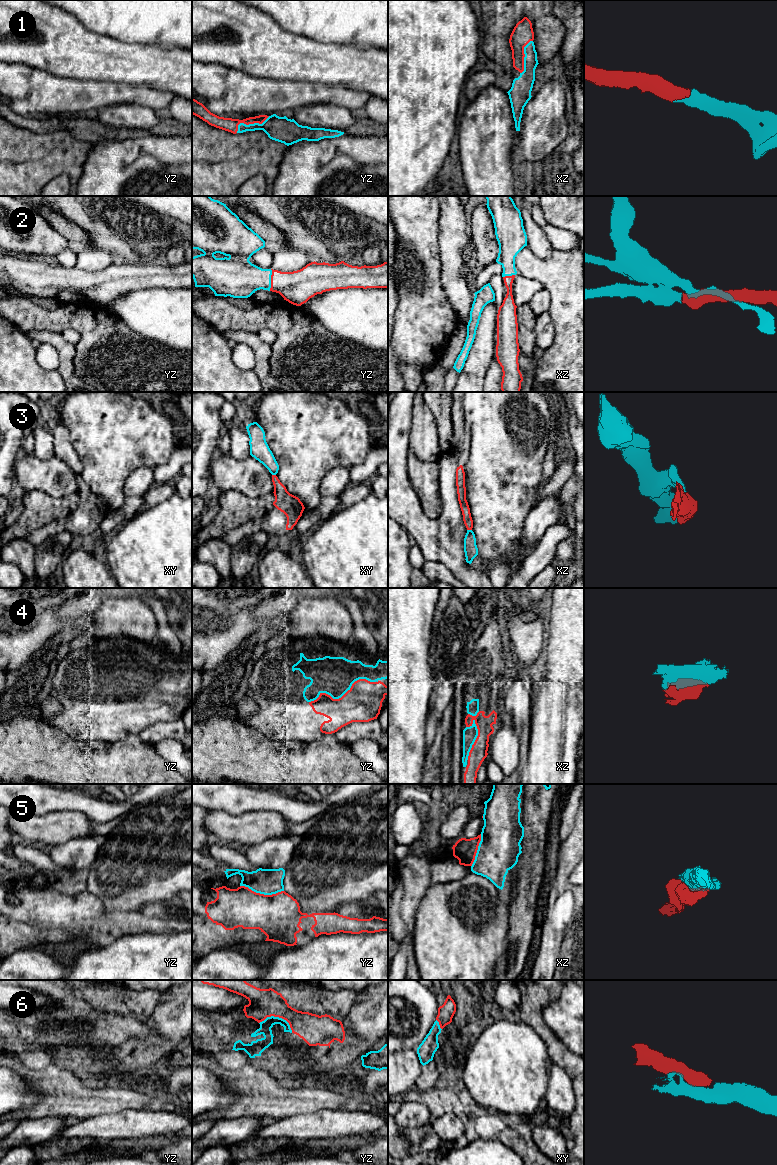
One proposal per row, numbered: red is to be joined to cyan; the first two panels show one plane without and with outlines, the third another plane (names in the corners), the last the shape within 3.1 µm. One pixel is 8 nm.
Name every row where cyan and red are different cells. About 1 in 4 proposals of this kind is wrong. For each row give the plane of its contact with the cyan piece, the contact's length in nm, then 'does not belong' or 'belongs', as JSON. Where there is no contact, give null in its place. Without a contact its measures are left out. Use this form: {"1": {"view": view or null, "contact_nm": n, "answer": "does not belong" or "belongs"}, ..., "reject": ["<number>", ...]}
{"1": {"view": "yz", "contact_nm": 300, "answer": "belongs"}, "2": {"view": "yz", "contact_nm": 180, "answer": "belongs"}, "3": {"view": "xz", "contact_nm": 40, "answer": "does not belong"}, "4": {"view": "yz", "contact_nm": 550, "answer": "belongs"}, "5": {"view": "yz", "contact_nm": 360, "answer": "does not belong"}, "6": {"view": "yz", "contact_nm": 280, "answer": "belongs"}, "reject": ["3", "5"]}

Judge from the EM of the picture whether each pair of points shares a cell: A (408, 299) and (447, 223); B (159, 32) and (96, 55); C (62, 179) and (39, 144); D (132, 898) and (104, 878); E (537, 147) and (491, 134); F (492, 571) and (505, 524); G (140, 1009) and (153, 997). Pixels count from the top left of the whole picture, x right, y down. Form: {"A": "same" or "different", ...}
{"A": "different", "B": "different", "C": "different", "D": "same", "E": "different", "F": "different", "G": "same"}

